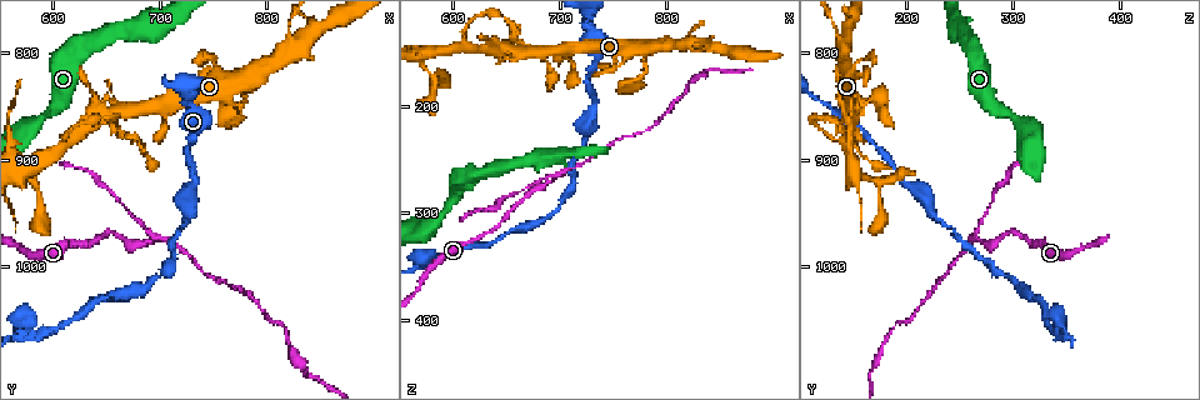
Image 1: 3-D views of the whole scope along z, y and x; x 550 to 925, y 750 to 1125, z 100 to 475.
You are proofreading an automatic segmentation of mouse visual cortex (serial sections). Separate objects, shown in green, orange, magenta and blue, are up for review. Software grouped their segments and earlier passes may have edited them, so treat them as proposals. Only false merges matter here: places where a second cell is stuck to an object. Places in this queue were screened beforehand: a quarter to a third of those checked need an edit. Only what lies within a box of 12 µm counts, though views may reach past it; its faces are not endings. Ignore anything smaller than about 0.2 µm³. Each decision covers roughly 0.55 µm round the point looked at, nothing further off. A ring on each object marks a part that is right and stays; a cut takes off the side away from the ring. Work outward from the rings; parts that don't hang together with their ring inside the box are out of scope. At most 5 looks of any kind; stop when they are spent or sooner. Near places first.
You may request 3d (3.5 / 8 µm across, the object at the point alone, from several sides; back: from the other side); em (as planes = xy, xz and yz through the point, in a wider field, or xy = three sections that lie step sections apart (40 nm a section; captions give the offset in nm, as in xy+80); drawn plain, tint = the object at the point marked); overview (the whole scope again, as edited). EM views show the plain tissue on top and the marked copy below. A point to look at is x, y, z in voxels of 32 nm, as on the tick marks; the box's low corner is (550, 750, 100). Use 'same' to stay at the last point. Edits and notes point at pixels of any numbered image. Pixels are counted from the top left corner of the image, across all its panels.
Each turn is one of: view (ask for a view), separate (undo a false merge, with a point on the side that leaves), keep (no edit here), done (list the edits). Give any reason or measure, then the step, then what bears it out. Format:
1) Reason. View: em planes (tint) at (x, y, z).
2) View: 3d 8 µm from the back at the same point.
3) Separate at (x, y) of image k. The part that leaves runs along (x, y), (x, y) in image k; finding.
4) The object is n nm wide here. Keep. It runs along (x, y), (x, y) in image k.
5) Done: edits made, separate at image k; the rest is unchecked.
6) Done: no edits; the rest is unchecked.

Thick turns thin. View: 3d 3.5 µm at (698, 976, 264).

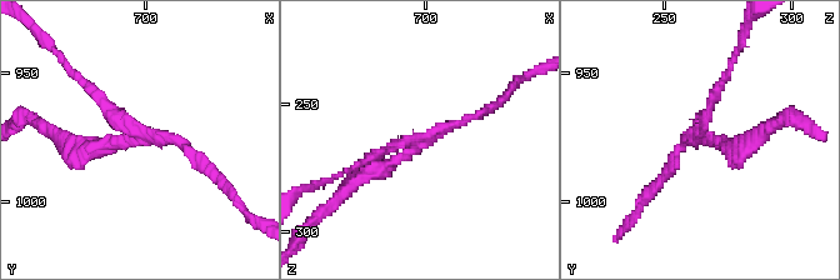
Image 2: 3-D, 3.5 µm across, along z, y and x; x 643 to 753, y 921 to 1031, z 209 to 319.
View: em xy step 3 (tint) at (697, 974, 265).

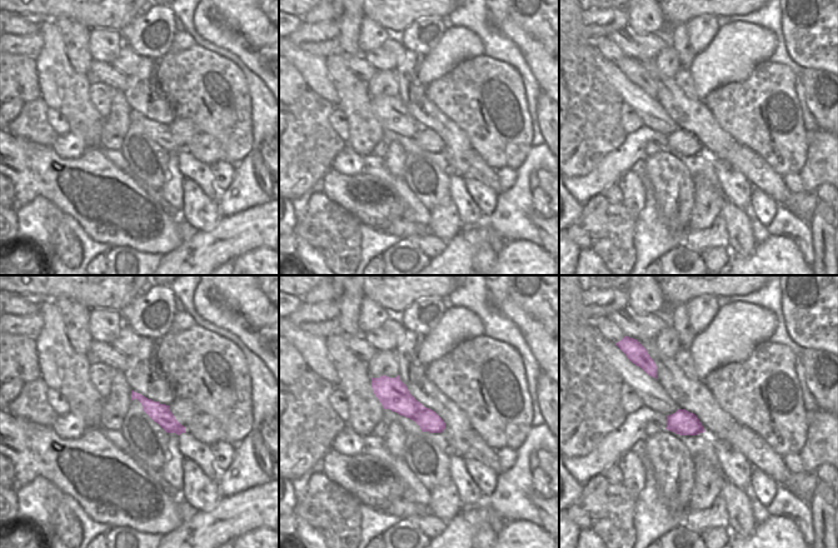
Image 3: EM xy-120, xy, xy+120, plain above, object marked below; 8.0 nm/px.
Separate at (99, 96) of image 2. The part that leaves runs along (131, 139), (178, 139), (224, 185) in image 2; a second cell is stuck on.

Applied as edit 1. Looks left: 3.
Sharp bend. View: 3d 8 µm at (588, 1066, 342).

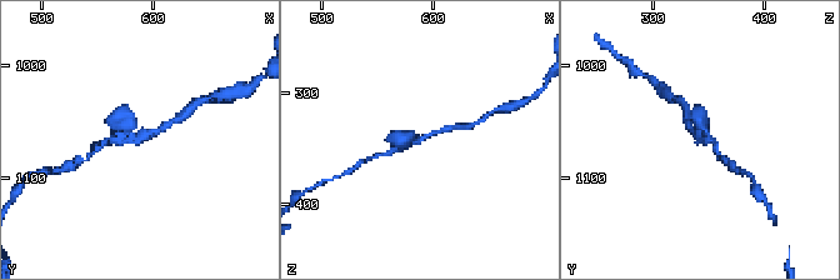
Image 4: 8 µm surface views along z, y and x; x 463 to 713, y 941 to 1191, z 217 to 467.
View: 3d 3.5 µm at (586, 1064, 344).

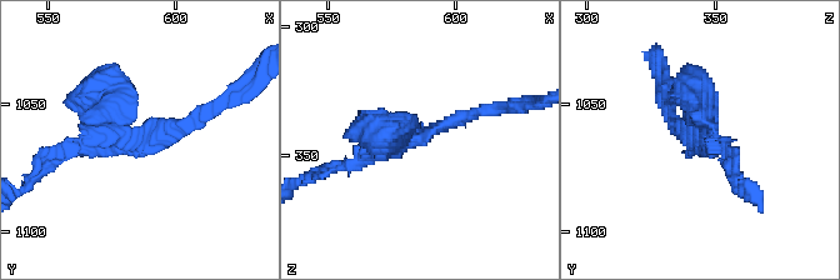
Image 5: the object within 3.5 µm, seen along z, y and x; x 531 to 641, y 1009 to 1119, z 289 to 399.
Keep. It runs along (490, 109), (418, 140), (356, 134) in image 5; one cell here.

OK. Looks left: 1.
Done: edits made, separate at image 2; the rest is unchecked.

